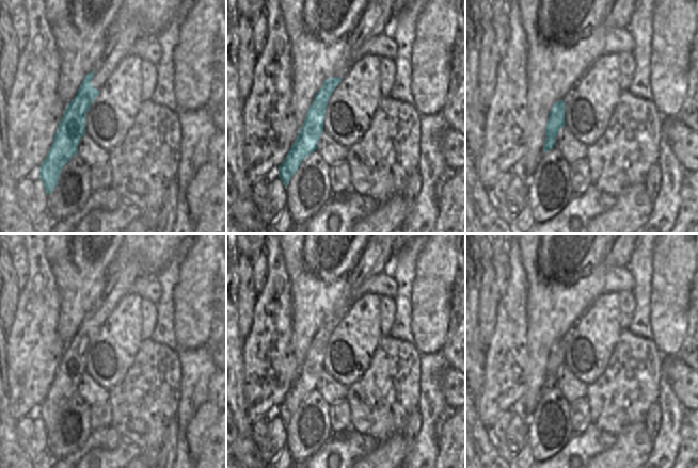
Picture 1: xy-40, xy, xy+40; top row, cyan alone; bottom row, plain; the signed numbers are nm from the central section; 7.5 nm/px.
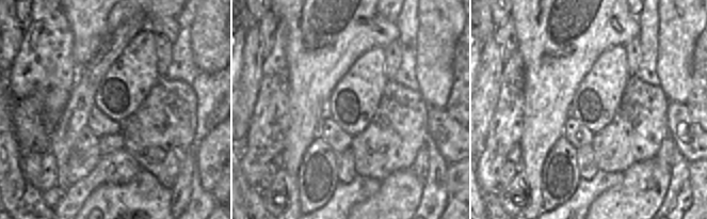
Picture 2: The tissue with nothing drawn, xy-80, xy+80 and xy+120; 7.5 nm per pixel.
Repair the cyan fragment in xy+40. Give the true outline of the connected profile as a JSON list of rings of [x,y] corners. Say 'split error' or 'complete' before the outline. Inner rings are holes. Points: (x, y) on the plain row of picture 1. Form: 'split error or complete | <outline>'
complete | [[[557,340],[550,350],[550,356],[545,365],[545,380],[543,382],[543,391],[546,391],[556,385],[556,375],[561,366],[565,366],[565,341]]]

